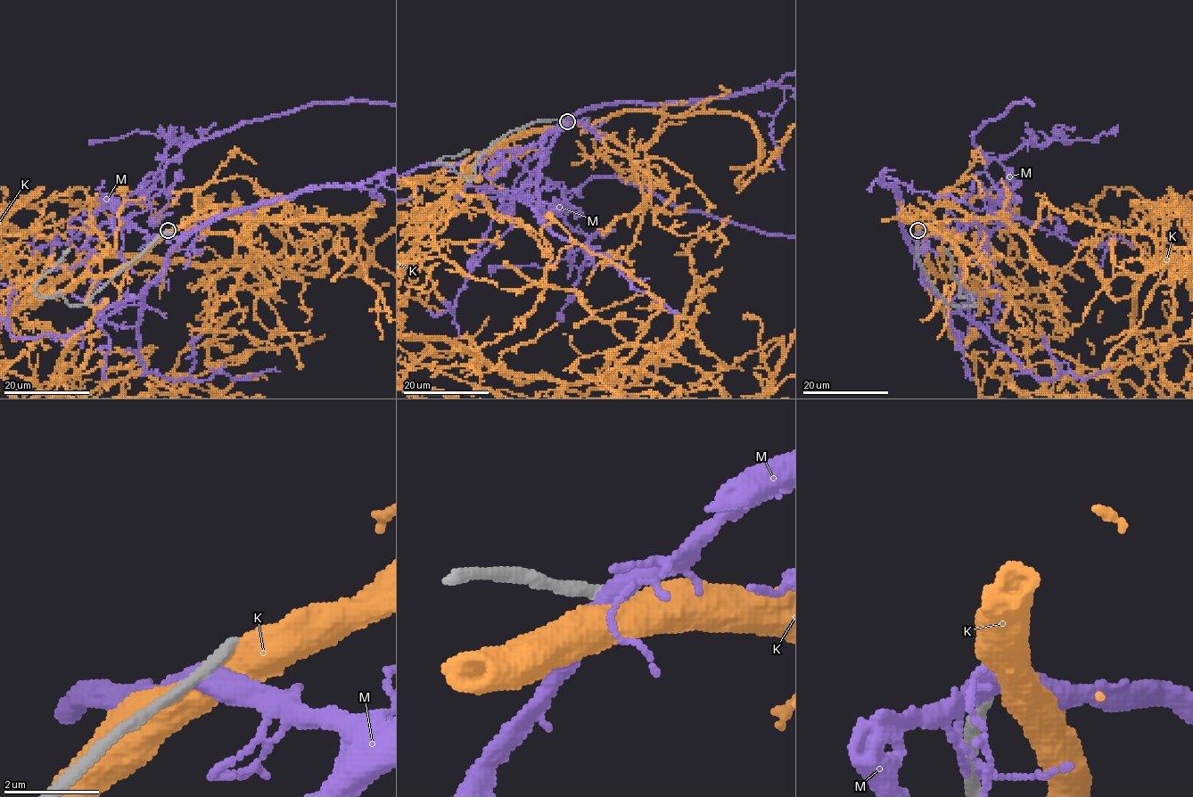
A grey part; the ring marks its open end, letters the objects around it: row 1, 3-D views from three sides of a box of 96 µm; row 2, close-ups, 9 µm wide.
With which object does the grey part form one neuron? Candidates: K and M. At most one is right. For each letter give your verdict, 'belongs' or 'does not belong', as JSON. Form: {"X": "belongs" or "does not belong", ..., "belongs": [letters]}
{"K": "does not belong", "M": "does not belong", "belongs": []}

